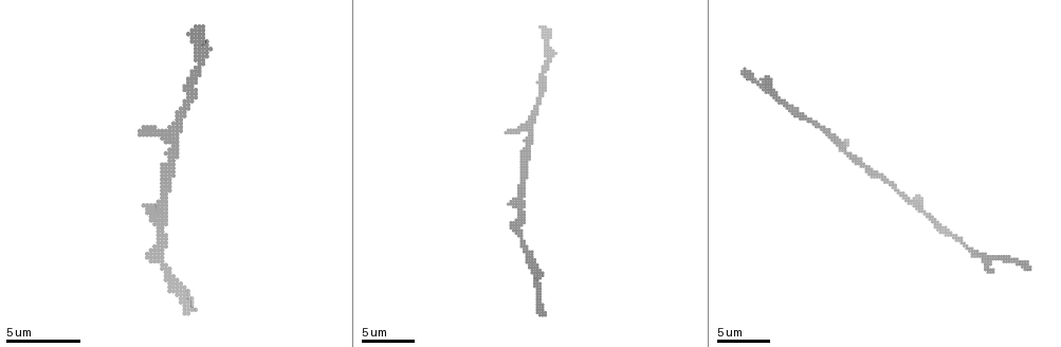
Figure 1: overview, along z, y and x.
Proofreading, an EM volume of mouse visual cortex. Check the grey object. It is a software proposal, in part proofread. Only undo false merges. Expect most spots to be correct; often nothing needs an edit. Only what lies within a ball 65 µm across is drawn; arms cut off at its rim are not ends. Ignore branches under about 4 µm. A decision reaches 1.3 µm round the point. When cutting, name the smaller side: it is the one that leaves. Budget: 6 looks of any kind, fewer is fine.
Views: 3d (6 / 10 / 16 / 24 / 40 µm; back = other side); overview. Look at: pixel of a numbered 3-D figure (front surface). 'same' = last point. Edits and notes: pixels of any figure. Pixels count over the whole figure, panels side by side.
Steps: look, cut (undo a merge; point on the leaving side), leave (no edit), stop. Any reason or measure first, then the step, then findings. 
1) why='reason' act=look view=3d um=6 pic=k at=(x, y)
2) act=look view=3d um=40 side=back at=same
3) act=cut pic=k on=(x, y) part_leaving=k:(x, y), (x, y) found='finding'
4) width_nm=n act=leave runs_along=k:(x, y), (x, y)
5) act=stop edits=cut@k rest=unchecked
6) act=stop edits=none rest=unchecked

why='thick turns thin' act=look view=3d um=16 pic=1 at=(180, 123)

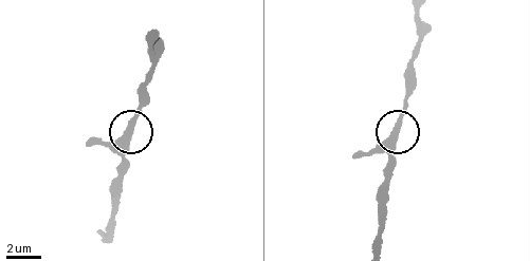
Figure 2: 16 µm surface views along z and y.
width_nm=350 act=leave runs_along=2:(110, 199), (139, 104) found='one neuron here'

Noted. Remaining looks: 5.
why='sudden change in width' act=look view=3d um=10 pic=1 at=(547, 48)

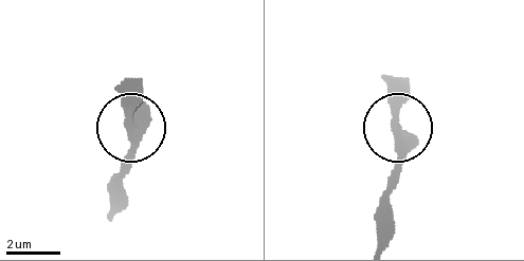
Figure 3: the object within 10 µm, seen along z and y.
arms=3 act=leave runs_along=3:(110, 215), (112, 187), (132, 151), (138, 86) found='continuous, no second neuron'

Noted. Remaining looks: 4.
act=look view=3d um=6 pic=1 at=(167, 181)

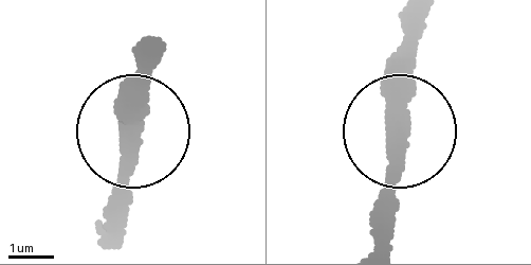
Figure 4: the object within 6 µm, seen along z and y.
act=look view=3d um=6 side=back pic=4 at=(133, 131)

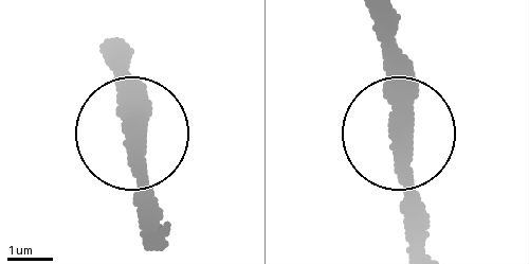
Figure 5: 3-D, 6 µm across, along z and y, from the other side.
act=leave runs_along=5:(411, 127), (403, 196), (415, 238) found='continuous, no second neuron'

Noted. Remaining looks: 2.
act=stop edits=none rest=unchecked

